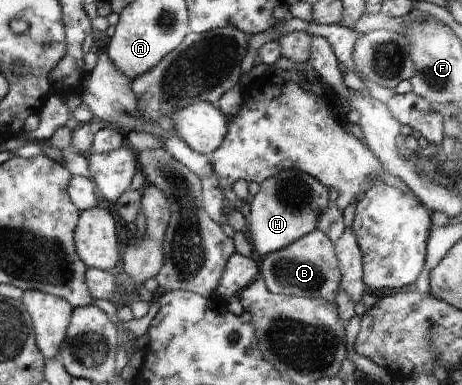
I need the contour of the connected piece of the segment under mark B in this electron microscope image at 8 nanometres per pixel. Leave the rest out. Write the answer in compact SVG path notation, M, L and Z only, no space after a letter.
M319 229L297 239L289 247L258 258L261 276L273 294L302 296L334 301L341 280L340 262L331 240Z

